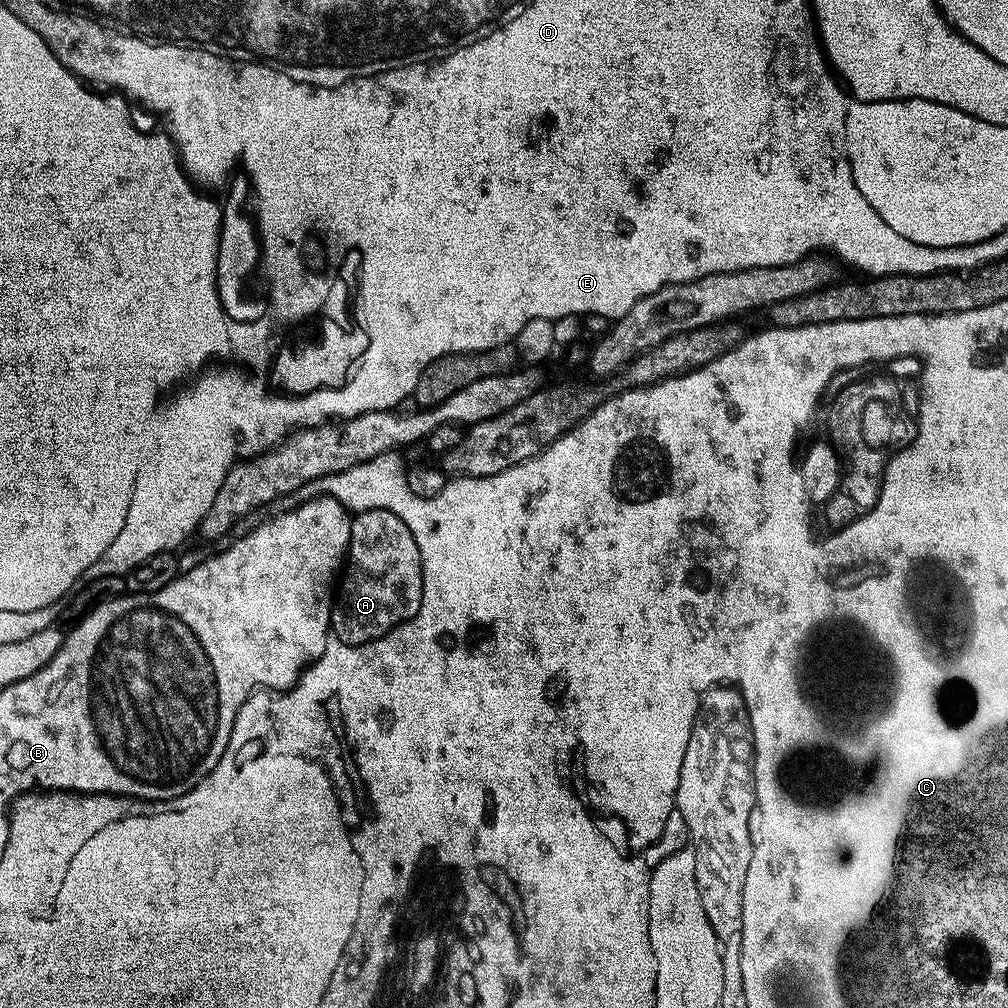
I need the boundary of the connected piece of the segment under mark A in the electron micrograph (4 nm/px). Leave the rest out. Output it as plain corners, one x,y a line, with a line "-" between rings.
366,508
352,516
352,529
346,563
342,568
344,581
339,581
338,591
332,602
332,623
330,632
342,644
369,644
404,624
414,614
418,614
418,606
422,602
422,562
418,542
414,542
414,534
406,530
406,522
394,514
381,508

